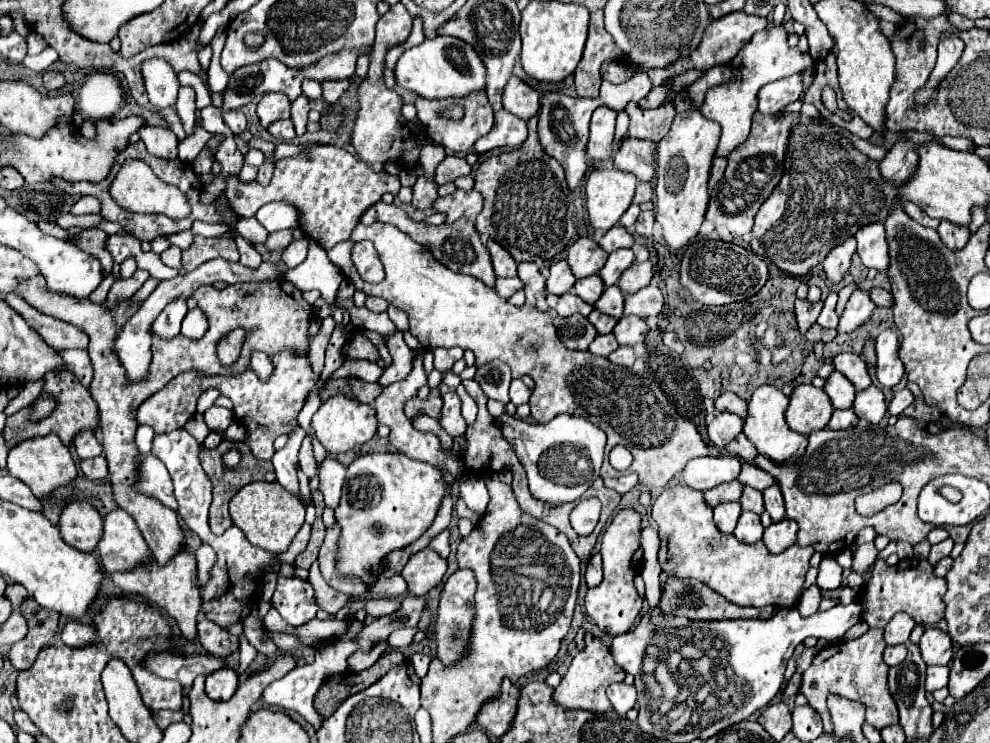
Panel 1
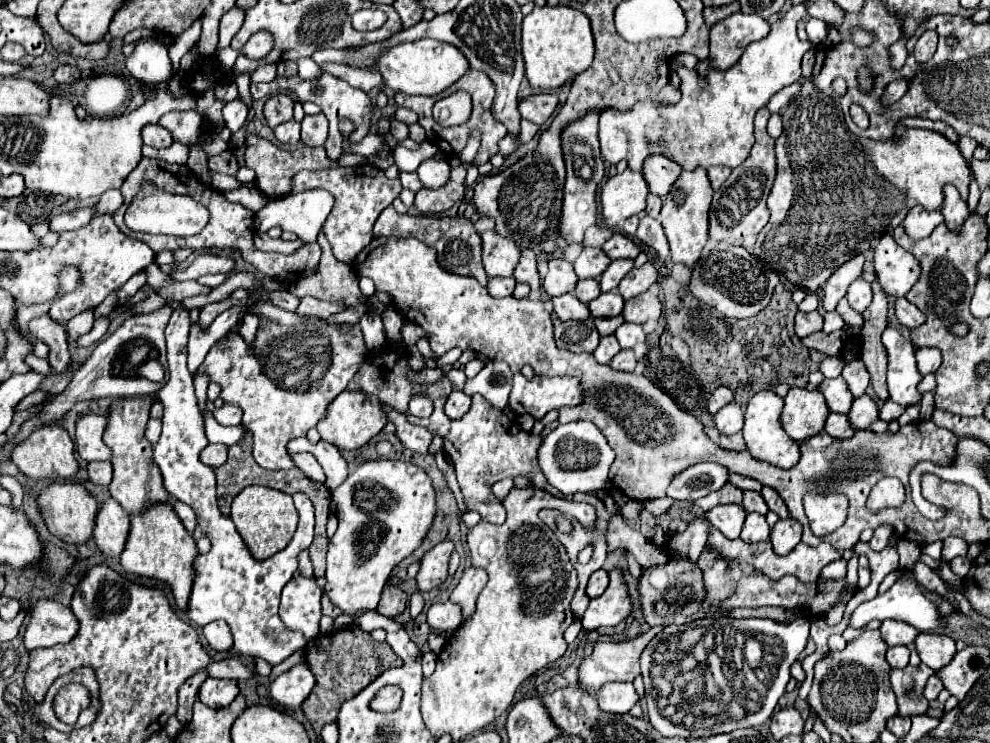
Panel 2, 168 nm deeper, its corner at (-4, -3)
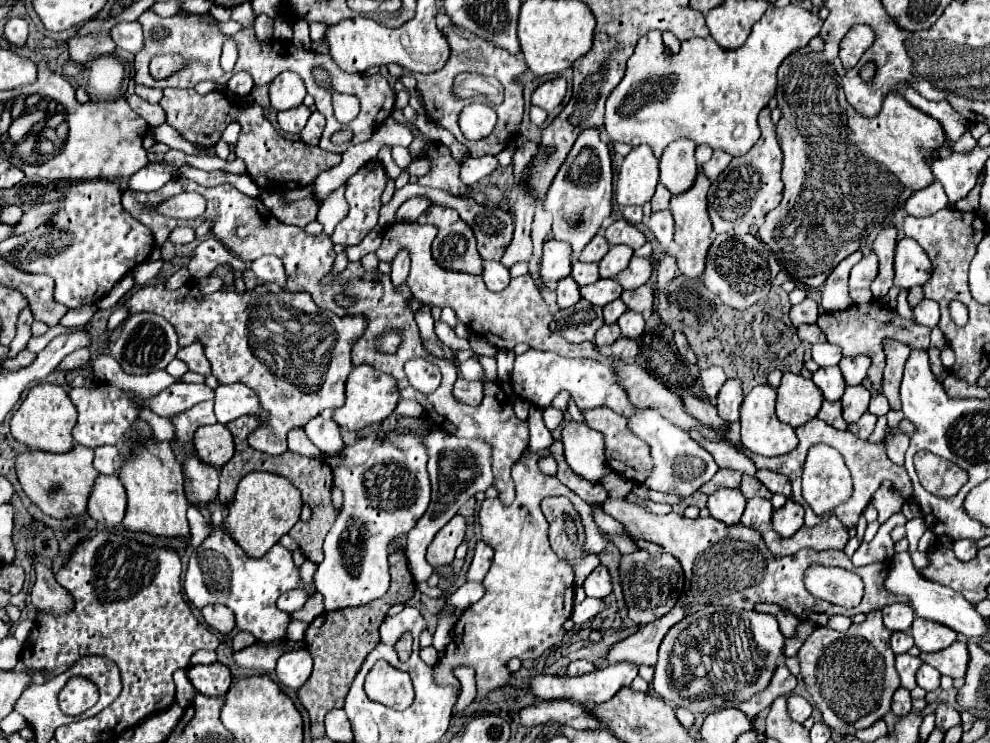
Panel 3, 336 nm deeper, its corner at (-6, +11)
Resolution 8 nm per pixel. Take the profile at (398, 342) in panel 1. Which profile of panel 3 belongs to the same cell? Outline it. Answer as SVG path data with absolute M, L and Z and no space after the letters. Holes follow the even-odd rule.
M402 249L402 251L394 257L394 261L392 261L392 273L390 273L390 277L392 277L392 283L394 283L394 285L402 285L402 283L406 281L406 277L408 277L408 267L410 267L410 257L408 257L408 251Z

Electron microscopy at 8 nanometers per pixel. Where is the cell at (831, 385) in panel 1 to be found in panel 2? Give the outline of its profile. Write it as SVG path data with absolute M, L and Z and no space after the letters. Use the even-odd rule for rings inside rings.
M842 377L824 379L818 385L818 391L826 397L830 411L834 411L834 413L848 413L850 411L854 397L850 395L850 389Z

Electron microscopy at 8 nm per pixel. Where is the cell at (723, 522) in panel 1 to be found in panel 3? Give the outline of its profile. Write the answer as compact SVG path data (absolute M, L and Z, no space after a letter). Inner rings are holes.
M718 489L708 497L708 511L714 519L734 525L740 521L746 507L746 499L738 489Z

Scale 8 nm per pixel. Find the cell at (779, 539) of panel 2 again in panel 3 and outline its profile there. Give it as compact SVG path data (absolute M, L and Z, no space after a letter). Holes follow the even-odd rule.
M792 499L772 513L772 529L782 537L792 537L804 525L804 507Z

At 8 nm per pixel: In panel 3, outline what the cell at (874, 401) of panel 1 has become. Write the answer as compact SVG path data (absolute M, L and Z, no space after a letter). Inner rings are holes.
M864 385L846 387L840 403L842 403L842 417L844 417L844 421L846 423L854 423L868 411L870 391Z

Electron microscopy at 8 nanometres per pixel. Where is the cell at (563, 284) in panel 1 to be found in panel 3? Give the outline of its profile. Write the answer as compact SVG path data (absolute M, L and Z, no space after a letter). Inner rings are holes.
M550 239L544 243L542 269L540 269L540 275L544 281L560 281L570 275L570 269L572 269L570 251L572 249L566 241Z

